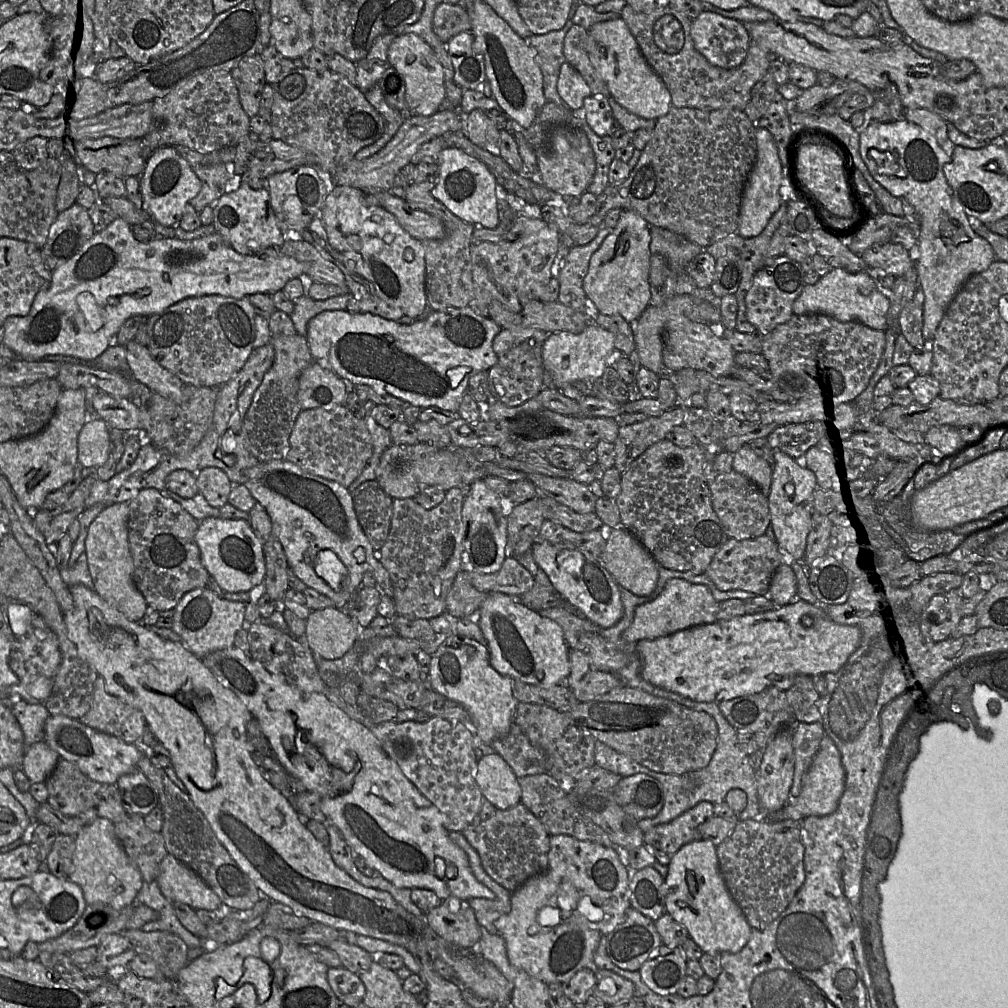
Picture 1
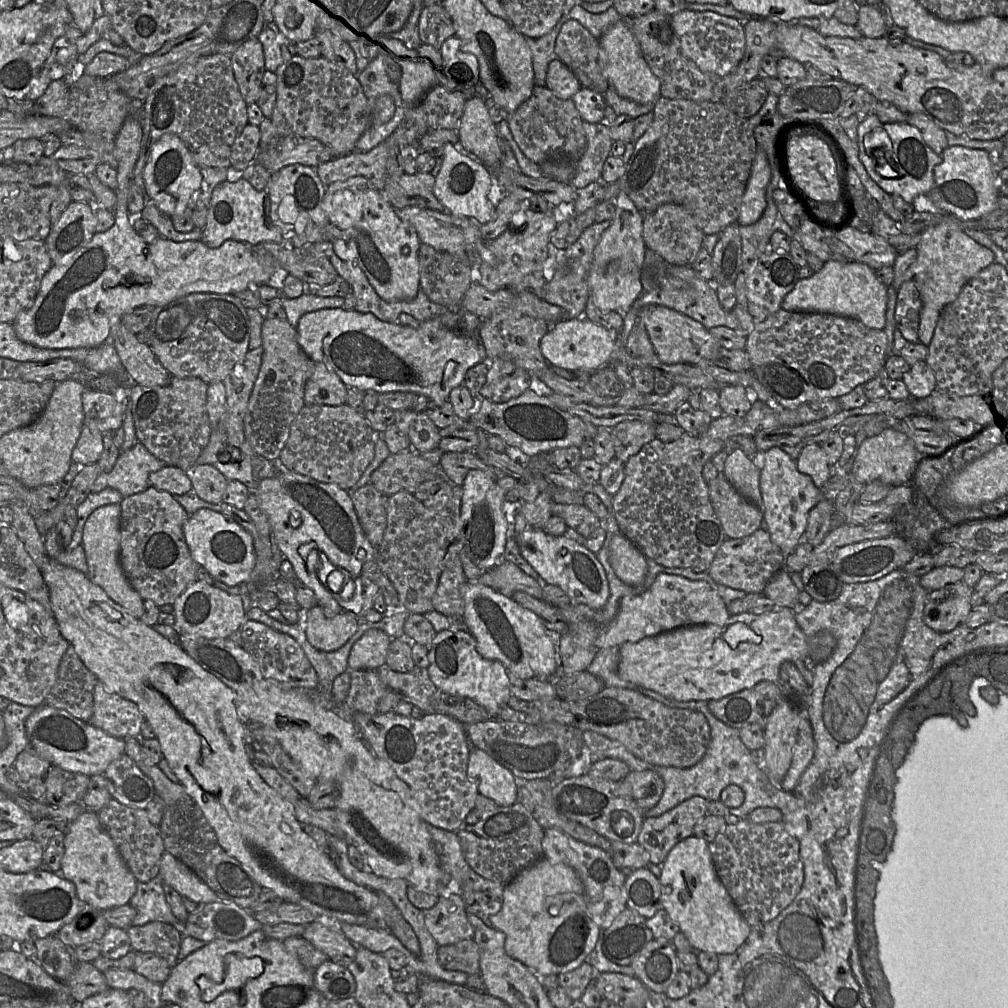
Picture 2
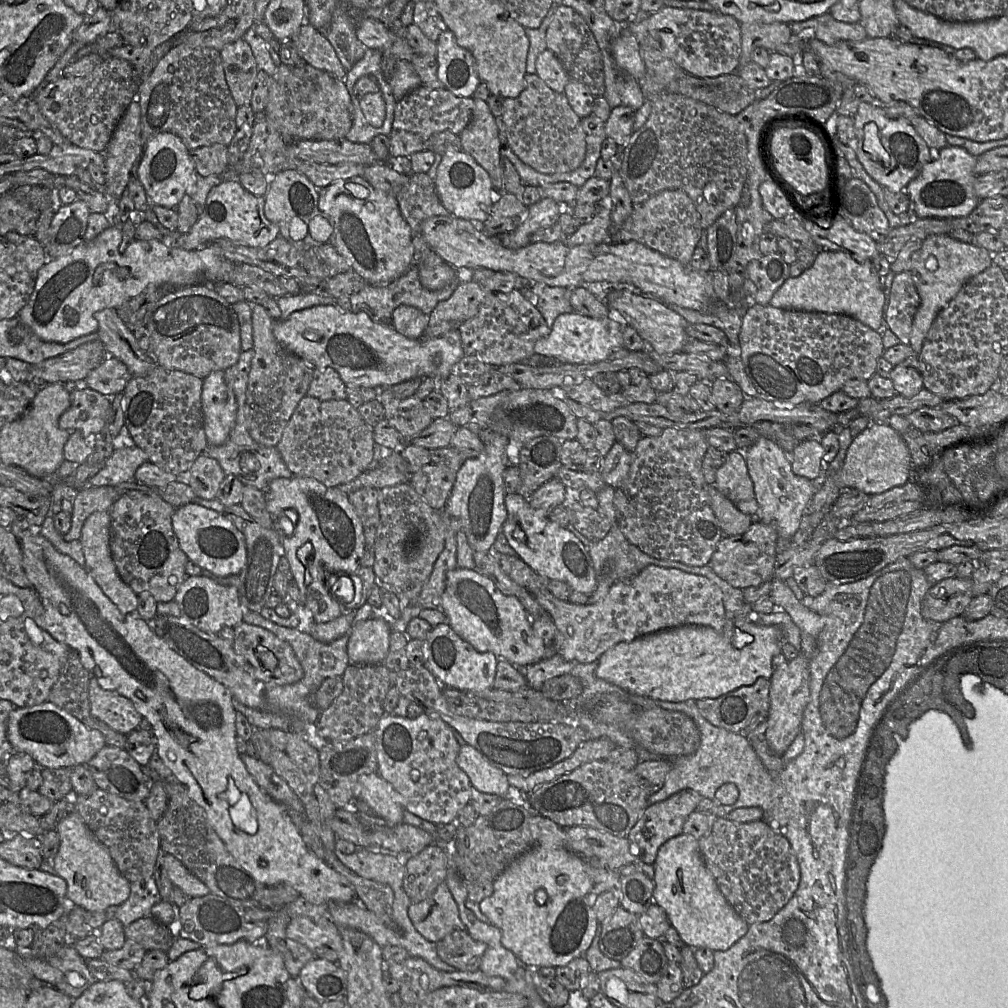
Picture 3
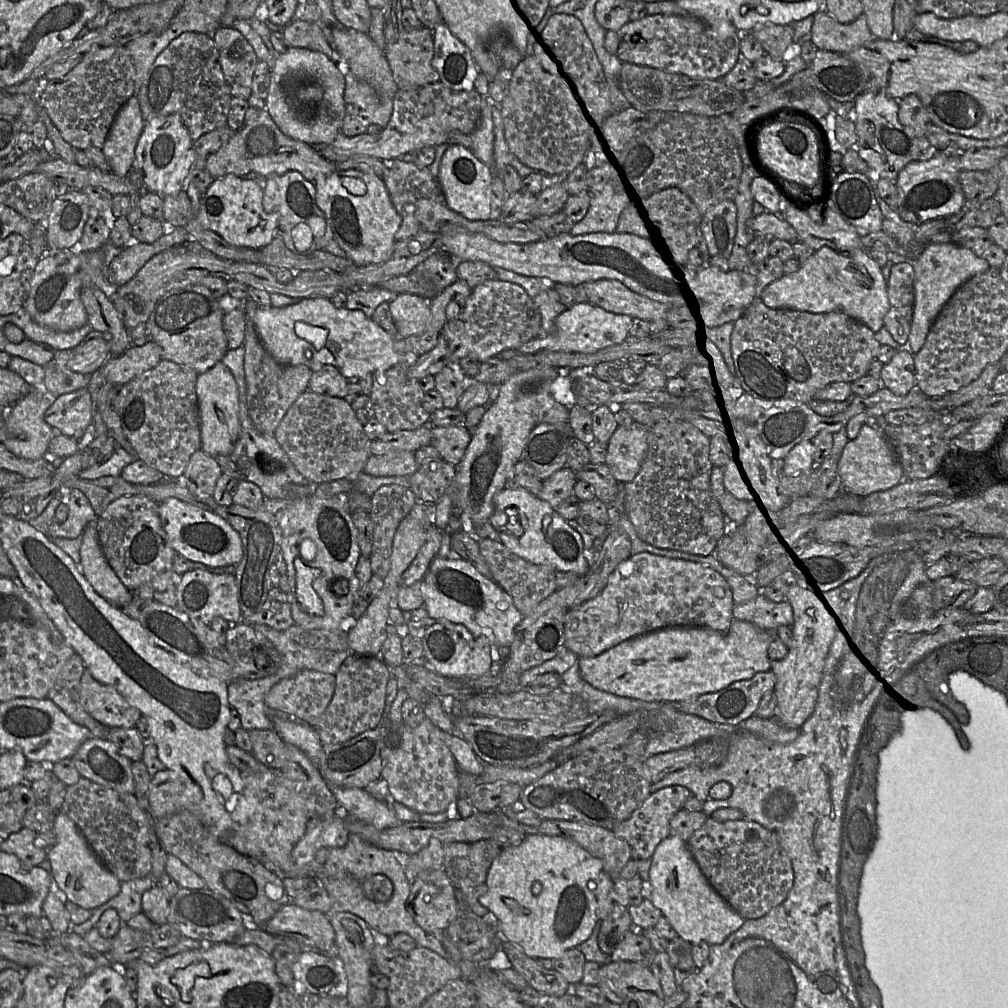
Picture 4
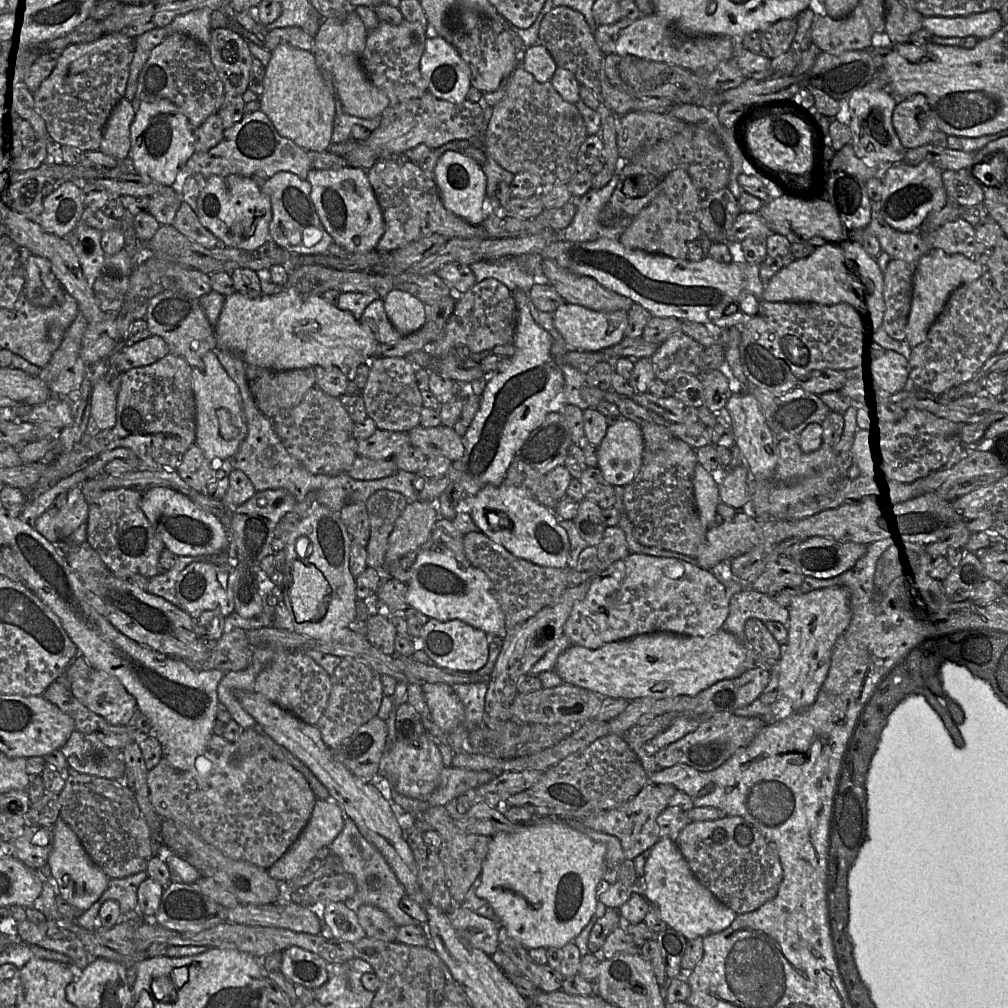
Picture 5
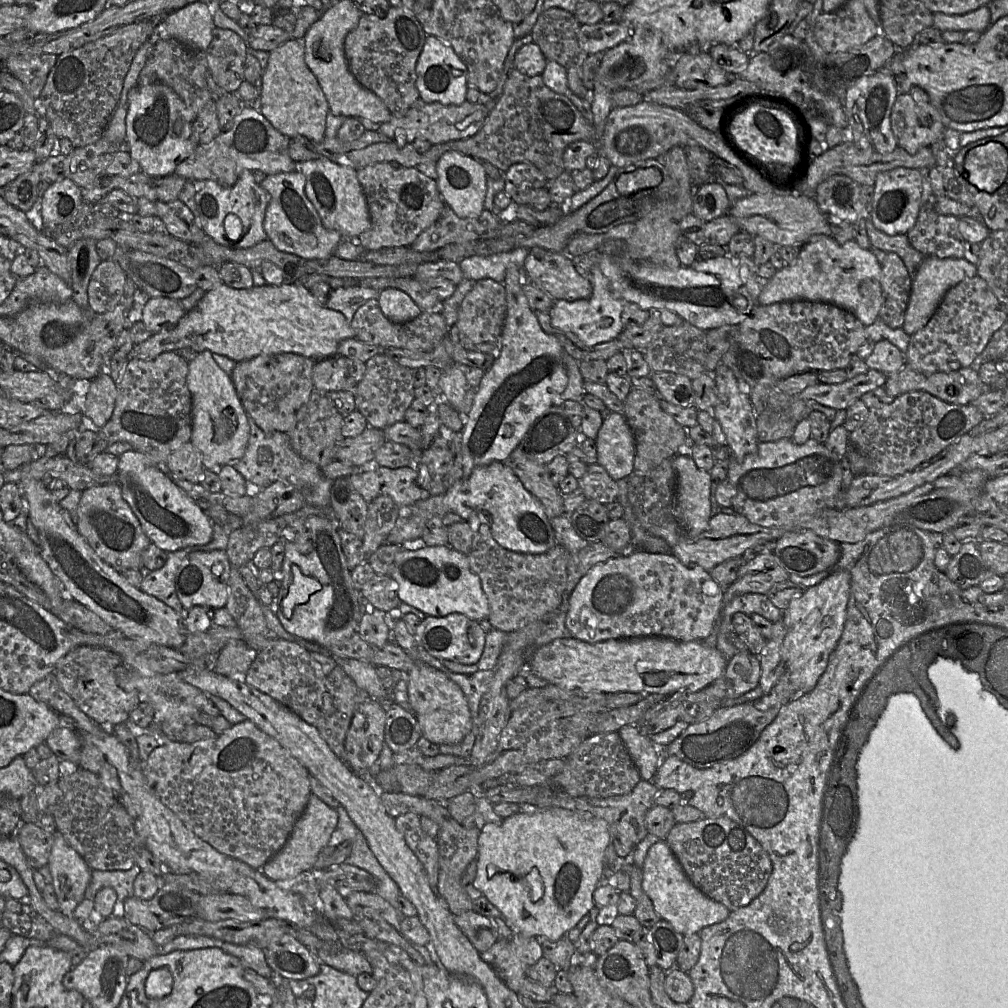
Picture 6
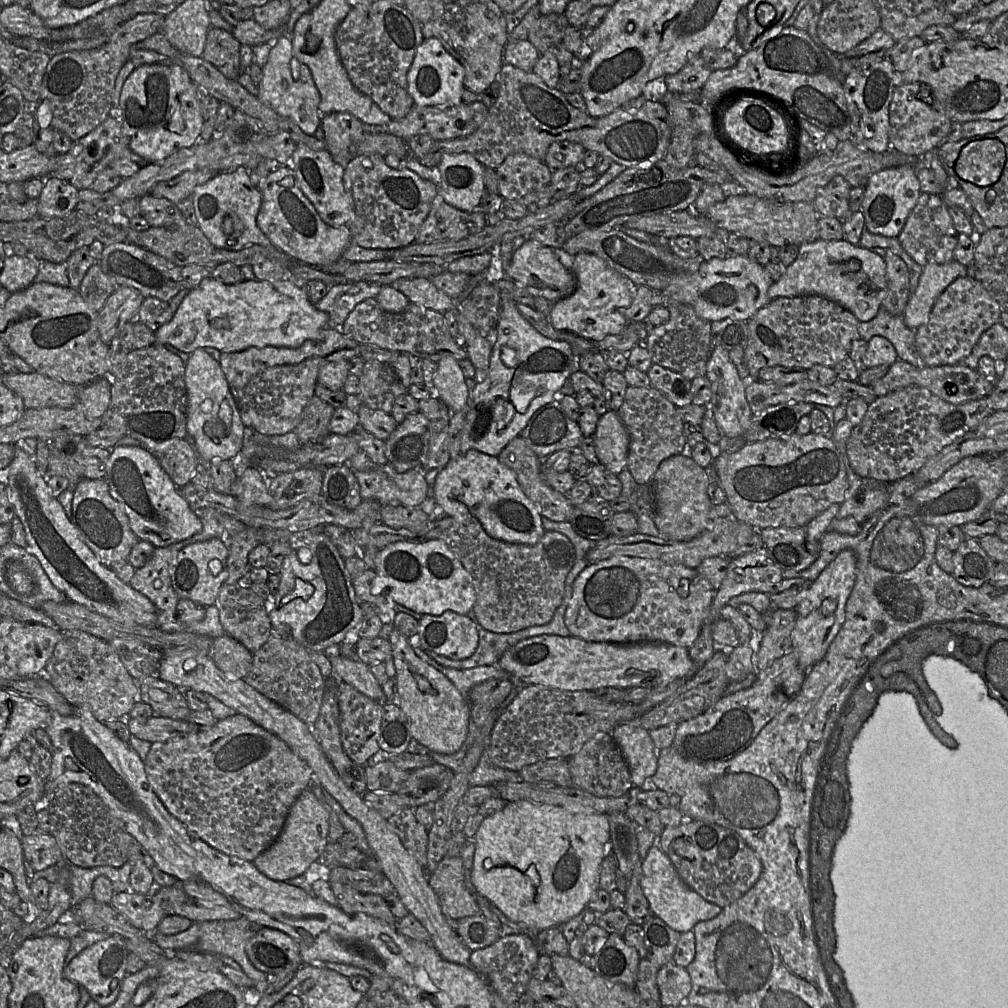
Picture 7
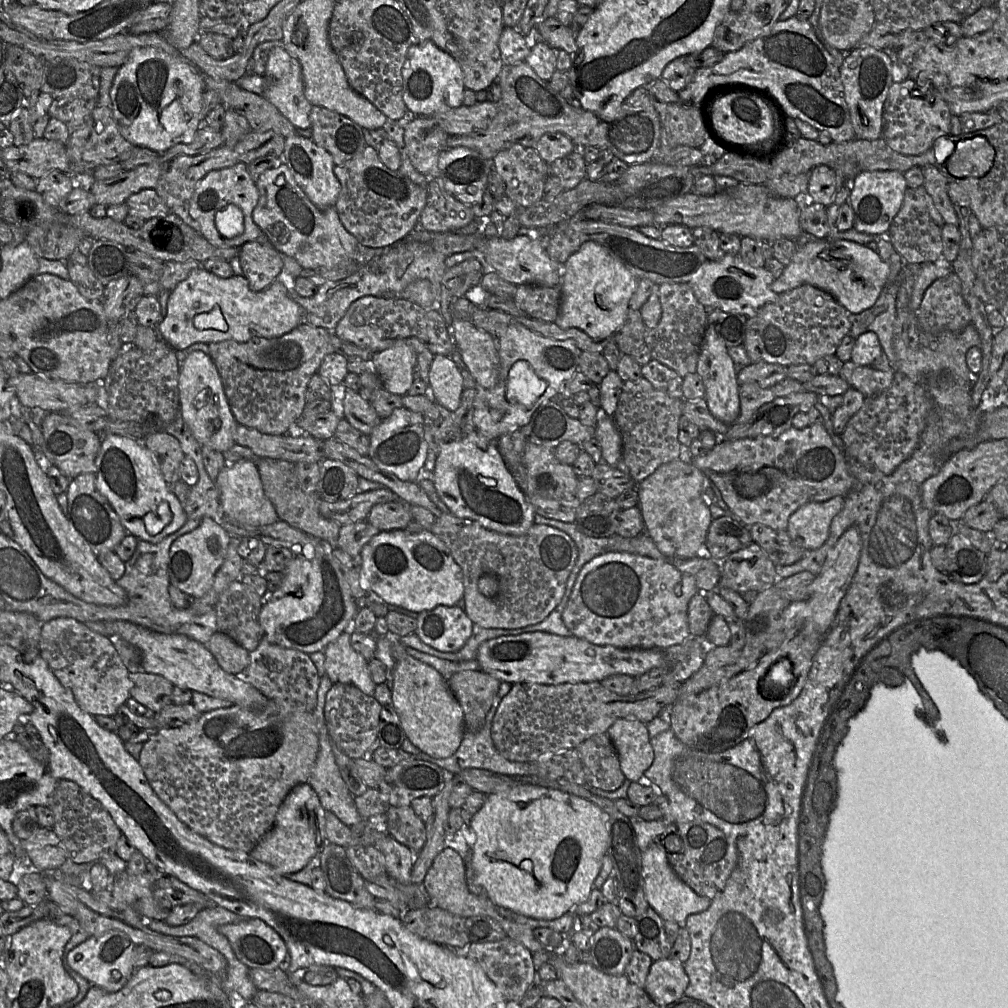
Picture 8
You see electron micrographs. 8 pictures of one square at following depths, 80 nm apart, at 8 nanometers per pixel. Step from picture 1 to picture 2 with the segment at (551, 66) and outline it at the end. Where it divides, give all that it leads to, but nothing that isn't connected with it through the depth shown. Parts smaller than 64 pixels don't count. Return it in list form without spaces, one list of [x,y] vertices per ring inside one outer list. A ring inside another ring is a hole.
[[[563,15],[557,25],[543,36],[526,35],[526,41],[531,49],[535,84],[546,85],[549,63],[556,58],[555,43],[563,24],[569,20],[569,15]]]

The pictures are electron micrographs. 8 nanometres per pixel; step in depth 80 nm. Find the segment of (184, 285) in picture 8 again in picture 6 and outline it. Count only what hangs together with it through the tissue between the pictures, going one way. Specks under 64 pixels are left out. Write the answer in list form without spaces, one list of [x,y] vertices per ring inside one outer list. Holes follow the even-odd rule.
[[[286,281],[279,286],[266,284],[250,289],[233,289],[221,284],[207,291],[196,307],[188,311],[174,328],[155,333],[144,342],[134,345],[130,358],[148,360],[164,352],[179,351],[176,353],[182,353],[190,359],[199,352],[209,350],[237,363],[260,355],[282,353],[293,353],[318,361],[336,356],[339,343],[348,338],[354,338],[354,331],[346,317],[318,303],[310,290],[297,282]]]

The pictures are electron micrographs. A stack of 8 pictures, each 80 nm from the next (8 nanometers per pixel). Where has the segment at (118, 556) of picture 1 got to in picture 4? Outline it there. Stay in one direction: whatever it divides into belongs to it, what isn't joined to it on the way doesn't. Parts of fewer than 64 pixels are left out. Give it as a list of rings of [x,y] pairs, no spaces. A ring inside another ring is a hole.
[[[96,520],[91,521],[83,532],[80,548],[80,569],[94,590],[110,604],[124,609],[134,594],[118,578],[101,549]]]

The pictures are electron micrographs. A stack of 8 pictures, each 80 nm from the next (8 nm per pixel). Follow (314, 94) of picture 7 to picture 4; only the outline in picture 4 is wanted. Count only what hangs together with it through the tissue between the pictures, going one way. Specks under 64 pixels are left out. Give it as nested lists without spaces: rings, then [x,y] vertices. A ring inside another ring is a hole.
[[[288,46],[287,50],[275,56],[271,67],[271,78],[265,109],[269,112],[279,129],[288,137],[313,147],[330,145],[340,133],[345,114],[345,75],[342,62],[335,62],[318,51]],[[304,78],[315,82],[322,91],[321,101],[313,105],[313,119],[299,114],[288,100],[287,83]]]

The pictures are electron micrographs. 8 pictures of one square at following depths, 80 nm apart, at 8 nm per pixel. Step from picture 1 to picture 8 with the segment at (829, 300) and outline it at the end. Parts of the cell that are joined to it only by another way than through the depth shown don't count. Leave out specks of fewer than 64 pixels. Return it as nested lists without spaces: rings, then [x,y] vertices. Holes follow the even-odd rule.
[[[812,239],[797,243],[794,257],[771,288],[782,294],[809,284],[832,295],[851,314],[859,314],[875,304],[888,283],[888,275],[888,264],[866,245],[846,240]]]

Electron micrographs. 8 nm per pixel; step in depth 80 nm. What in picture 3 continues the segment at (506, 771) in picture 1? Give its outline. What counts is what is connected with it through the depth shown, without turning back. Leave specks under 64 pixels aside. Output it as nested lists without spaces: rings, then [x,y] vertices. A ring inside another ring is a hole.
[[[464,742],[461,744],[457,763],[470,778],[472,786],[479,791],[503,798],[511,796],[508,775],[501,769],[494,767],[470,743]]]

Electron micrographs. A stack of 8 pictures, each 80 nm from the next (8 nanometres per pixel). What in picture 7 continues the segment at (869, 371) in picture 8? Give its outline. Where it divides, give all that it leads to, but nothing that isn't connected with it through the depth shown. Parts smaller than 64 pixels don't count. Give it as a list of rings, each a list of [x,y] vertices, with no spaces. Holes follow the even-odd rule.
[[[897,360],[882,378],[871,385],[877,397],[909,386],[925,387],[937,397],[951,404],[984,398],[993,390],[993,382],[986,380],[977,369],[970,369],[963,363],[928,367],[915,366],[902,360]]]

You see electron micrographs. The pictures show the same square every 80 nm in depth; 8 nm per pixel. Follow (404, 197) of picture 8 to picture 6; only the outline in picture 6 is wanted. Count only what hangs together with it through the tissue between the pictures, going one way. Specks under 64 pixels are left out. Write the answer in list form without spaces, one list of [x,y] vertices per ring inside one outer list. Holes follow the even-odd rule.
[[[375,163],[358,169],[357,177],[367,200],[371,226],[357,238],[356,242],[366,251],[411,246],[423,231],[440,218],[445,207],[436,181],[426,177],[416,167],[394,168],[389,163]]]

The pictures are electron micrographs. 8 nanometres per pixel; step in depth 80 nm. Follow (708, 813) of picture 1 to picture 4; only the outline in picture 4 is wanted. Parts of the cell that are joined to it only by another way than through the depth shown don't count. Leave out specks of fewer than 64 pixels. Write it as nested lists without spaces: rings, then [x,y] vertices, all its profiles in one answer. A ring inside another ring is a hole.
[[[681,785],[667,786],[652,792],[628,819],[614,826],[611,831],[629,844],[633,860],[651,859],[657,845],[670,836],[671,819],[683,809],[691,795],[689,789]]]

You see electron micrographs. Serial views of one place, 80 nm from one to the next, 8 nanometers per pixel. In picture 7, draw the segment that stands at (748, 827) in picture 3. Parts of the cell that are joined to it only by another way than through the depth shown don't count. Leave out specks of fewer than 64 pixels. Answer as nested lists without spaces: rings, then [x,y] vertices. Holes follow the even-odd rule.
[[[685,819],[678,826],[665,826],[657,841],[682,881],[722,908],[748,892],[762,873],[761,860],[745,840],[737,832],[713,822]]]

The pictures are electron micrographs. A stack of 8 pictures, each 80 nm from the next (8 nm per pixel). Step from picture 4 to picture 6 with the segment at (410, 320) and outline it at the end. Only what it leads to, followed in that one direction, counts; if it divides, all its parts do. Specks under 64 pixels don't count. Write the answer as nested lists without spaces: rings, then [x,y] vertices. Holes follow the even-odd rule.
[[[385,288],[377,298],[384,315],[396,323],[404,323],[415,319],[423,311],[404,291]]]

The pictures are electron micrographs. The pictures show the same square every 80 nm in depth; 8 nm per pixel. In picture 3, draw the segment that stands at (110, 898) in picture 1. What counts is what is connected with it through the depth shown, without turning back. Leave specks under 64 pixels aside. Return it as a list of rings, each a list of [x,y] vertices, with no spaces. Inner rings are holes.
[[[77,812],[68,813],[56,831],[60,836],[60,847],[53,867],[67,883],[67,900],[70,905],[86,911],[104,911],[128,899],[131,882],[120,873],[108,848],[92,834]]]

